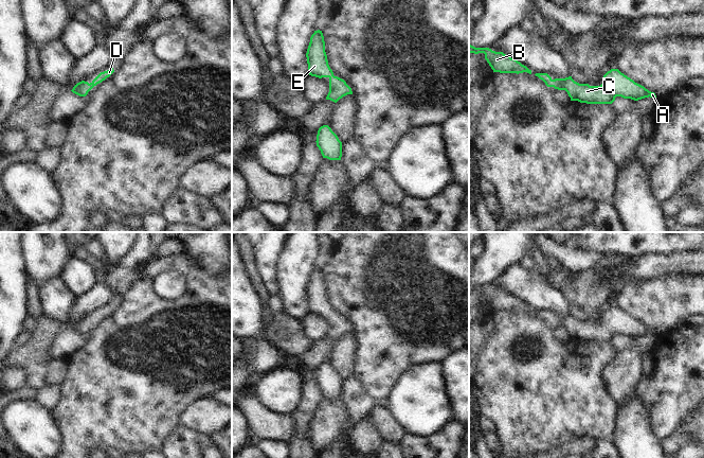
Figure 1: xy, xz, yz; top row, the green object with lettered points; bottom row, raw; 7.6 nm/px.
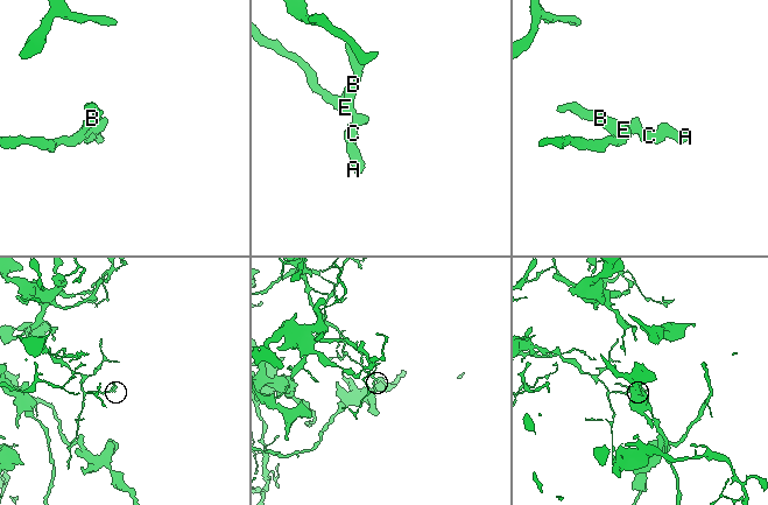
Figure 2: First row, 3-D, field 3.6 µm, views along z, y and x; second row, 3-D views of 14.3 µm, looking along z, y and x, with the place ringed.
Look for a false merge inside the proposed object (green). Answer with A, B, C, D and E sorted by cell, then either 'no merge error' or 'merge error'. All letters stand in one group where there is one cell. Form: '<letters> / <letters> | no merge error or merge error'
A B C D E | no merge error

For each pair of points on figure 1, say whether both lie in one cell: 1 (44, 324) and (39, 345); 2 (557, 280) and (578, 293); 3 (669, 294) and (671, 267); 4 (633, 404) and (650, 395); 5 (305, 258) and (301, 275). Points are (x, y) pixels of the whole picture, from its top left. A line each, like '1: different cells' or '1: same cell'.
1: same cell
2: different cells
3: different cells
4: different cells
5: same cell

